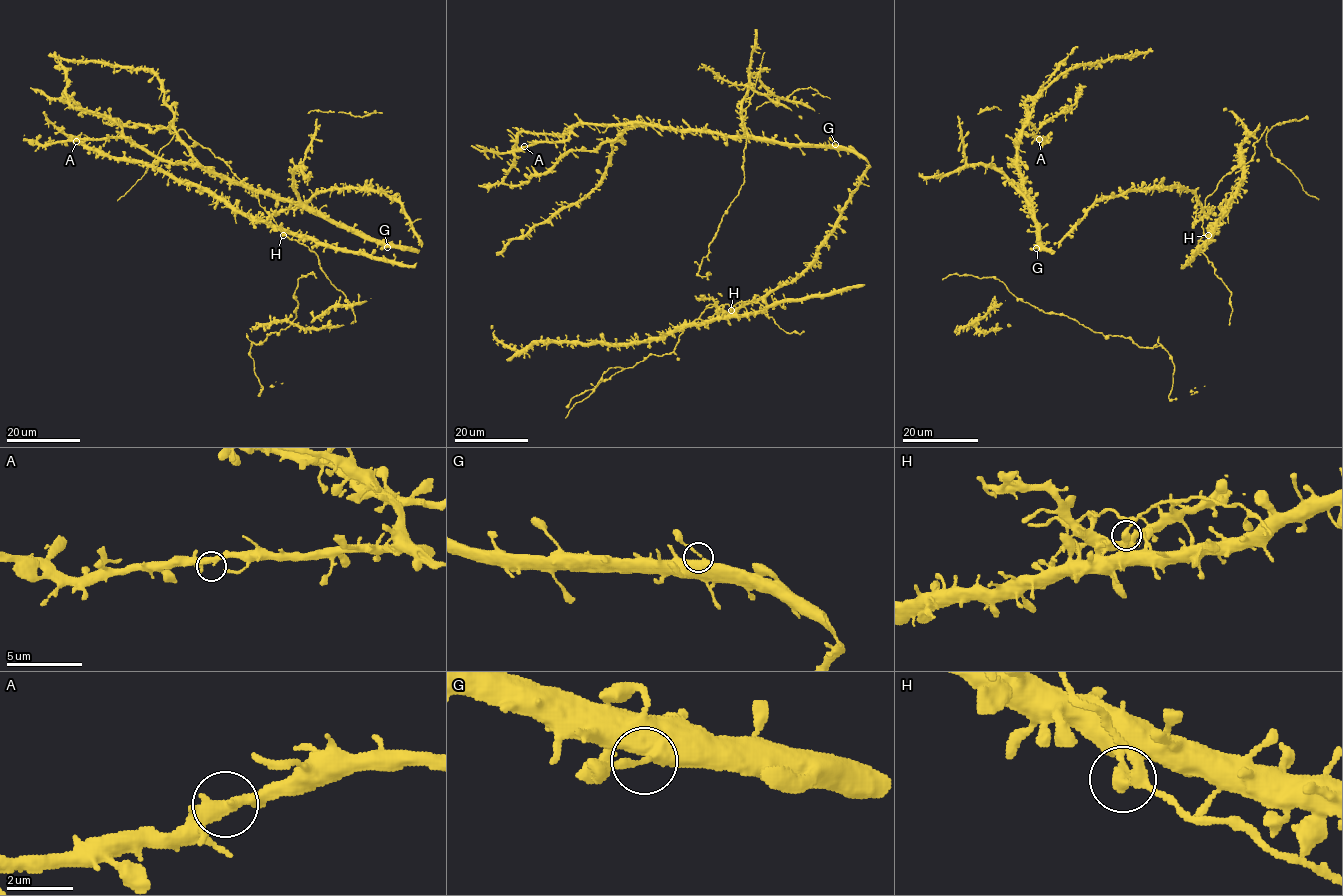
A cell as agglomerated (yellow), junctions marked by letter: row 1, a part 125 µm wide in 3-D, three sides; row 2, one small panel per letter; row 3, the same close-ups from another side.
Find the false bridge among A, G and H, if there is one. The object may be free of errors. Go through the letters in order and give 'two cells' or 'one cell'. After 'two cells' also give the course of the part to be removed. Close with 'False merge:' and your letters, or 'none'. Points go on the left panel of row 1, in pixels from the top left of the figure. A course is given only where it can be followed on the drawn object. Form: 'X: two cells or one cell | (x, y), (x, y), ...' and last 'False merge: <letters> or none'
A: one cell
G: one cell
H: one cell
False merge: none

